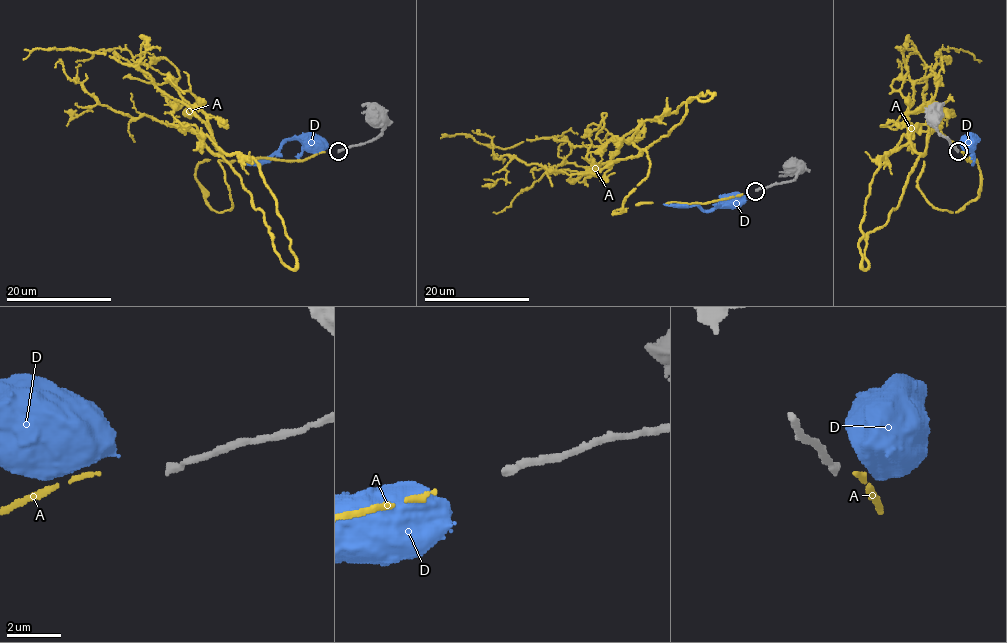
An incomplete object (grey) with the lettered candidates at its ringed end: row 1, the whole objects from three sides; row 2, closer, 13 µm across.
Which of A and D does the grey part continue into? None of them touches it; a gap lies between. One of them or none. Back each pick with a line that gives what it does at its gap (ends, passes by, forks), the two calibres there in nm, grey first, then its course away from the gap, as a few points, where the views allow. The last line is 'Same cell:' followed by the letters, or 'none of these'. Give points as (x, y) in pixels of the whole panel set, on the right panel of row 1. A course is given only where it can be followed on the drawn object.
A: It ends there. Thickness 280 nm (grey) against 170 nm. Its course: (960, 151), (976, 160), (980, 193), (956, 212), (935, 209), (905, 122), (916, 50), (901, 49), (905, 59)
Same cell: A

